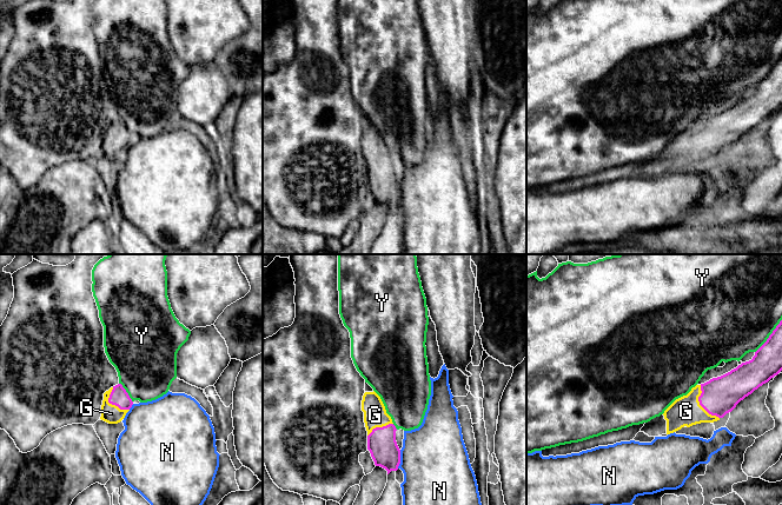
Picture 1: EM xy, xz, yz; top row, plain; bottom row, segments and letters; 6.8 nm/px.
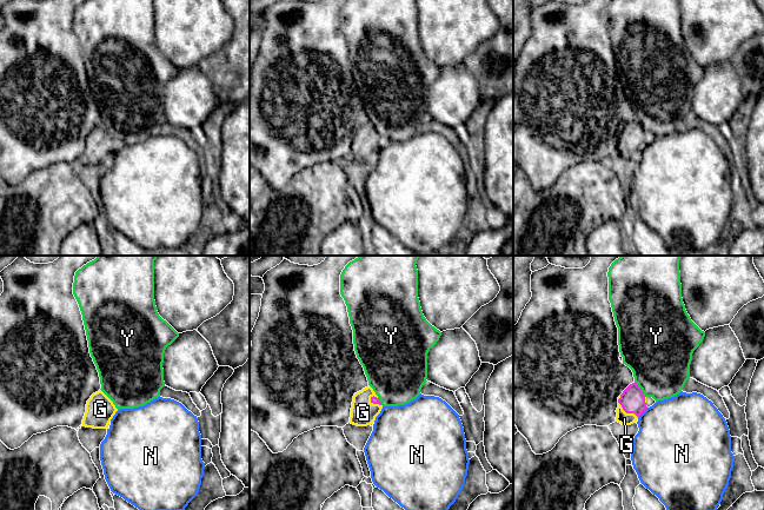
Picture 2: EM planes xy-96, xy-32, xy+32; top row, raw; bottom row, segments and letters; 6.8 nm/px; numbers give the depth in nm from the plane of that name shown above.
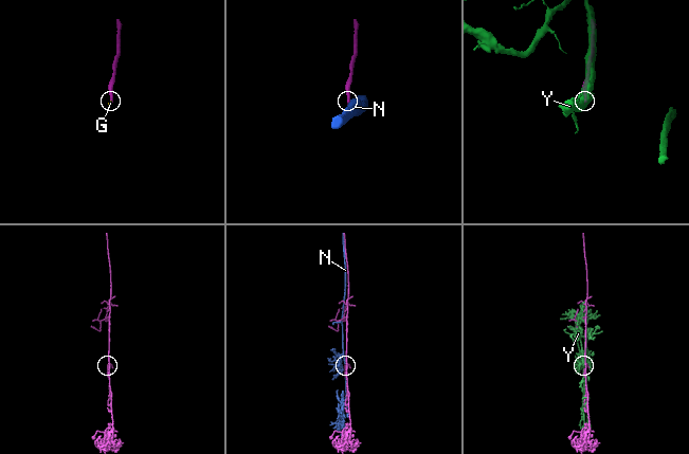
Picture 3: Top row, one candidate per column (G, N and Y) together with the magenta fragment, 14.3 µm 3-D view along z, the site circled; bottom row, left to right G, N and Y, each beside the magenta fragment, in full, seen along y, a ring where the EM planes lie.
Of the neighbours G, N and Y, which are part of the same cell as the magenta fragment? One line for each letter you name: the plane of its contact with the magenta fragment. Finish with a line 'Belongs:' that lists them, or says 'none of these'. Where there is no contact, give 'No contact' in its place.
G: Touches magenta in yz
Belongs: G

